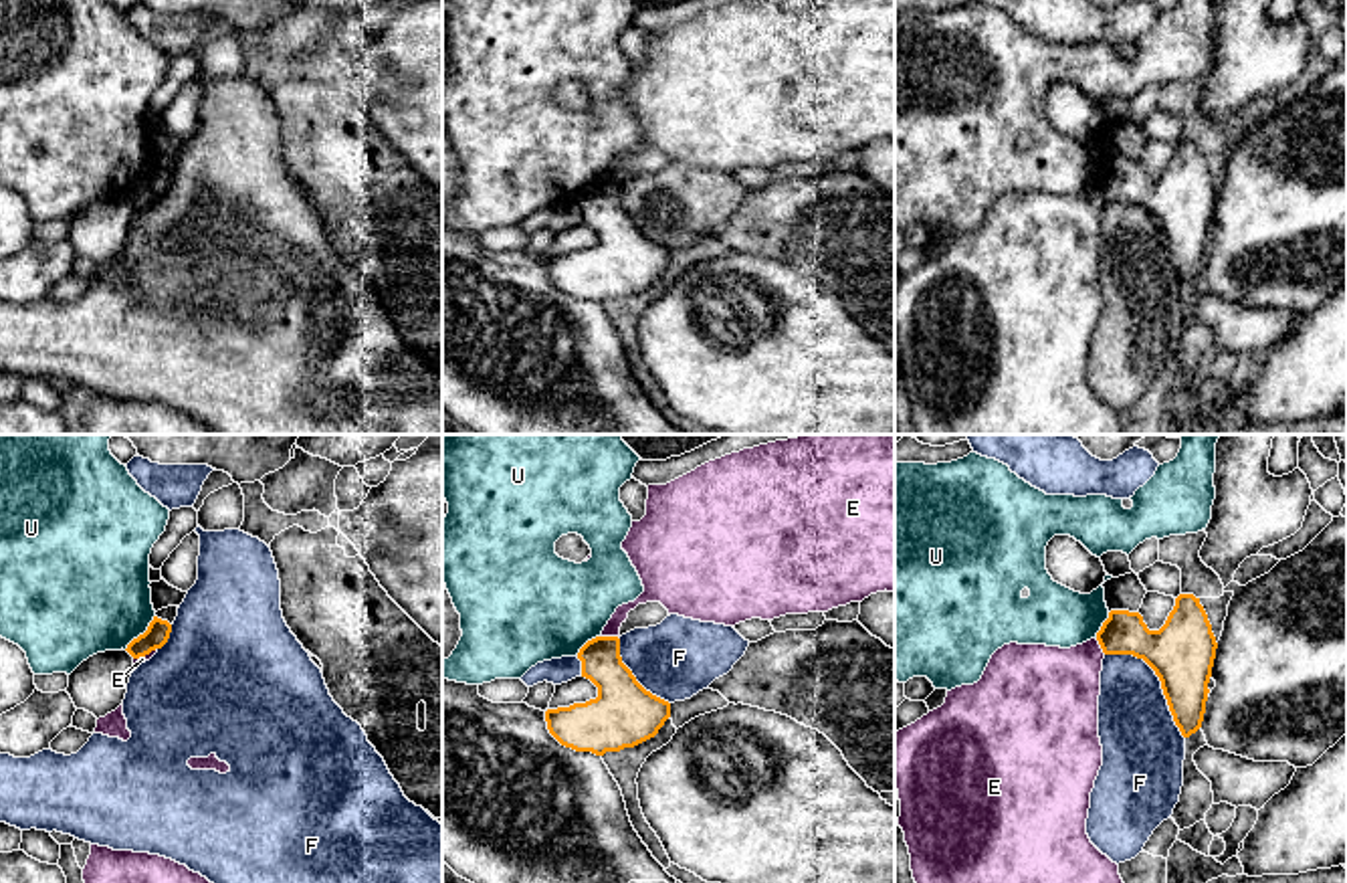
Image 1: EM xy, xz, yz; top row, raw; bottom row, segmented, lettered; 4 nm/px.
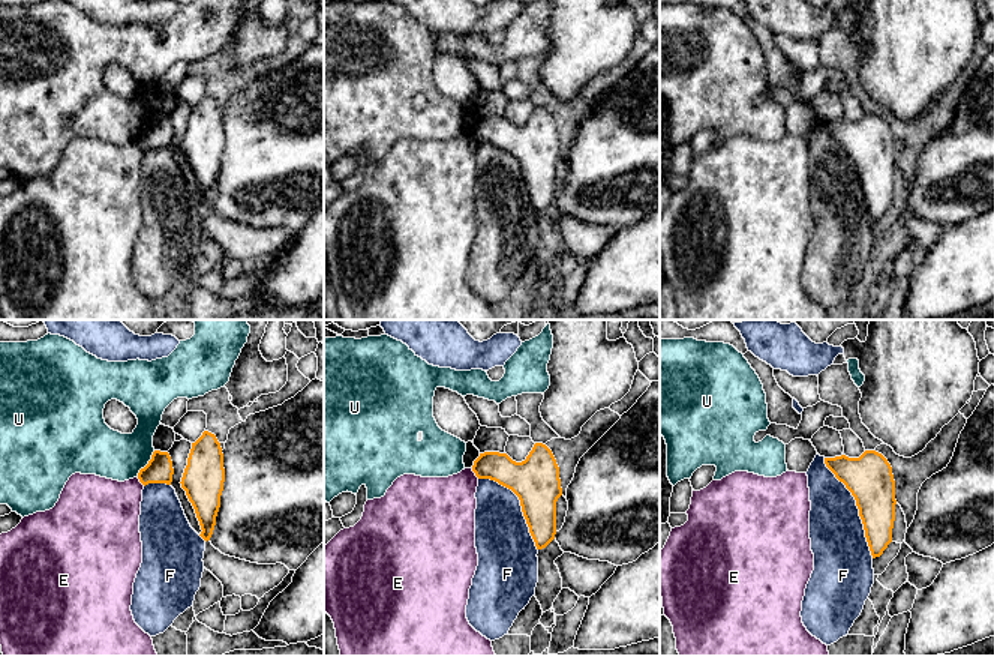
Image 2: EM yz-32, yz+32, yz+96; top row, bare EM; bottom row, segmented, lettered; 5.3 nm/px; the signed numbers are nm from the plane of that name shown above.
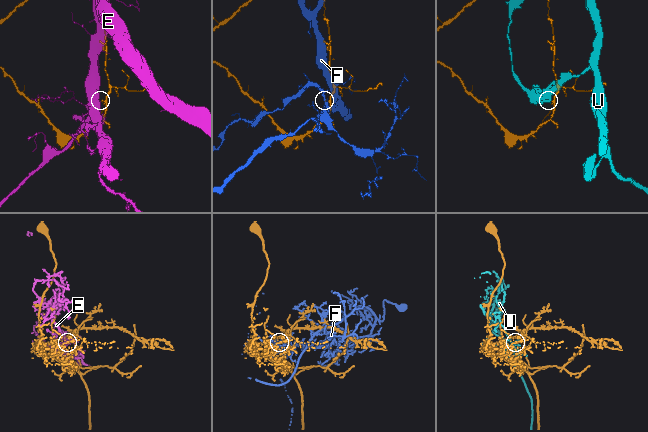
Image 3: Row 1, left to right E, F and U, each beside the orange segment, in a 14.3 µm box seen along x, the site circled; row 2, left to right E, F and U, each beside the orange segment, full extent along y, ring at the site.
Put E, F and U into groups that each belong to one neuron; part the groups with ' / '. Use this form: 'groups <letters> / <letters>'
groups E / F / U

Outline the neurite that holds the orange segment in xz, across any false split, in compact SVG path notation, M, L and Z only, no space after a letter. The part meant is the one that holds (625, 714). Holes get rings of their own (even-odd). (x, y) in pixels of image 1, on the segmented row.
M618 636L588 641L578 659L582 677L598 687L598 697L545 711L549 733L576 752L620 752L658 733L670 717L670 703L646 691L622 663Z

